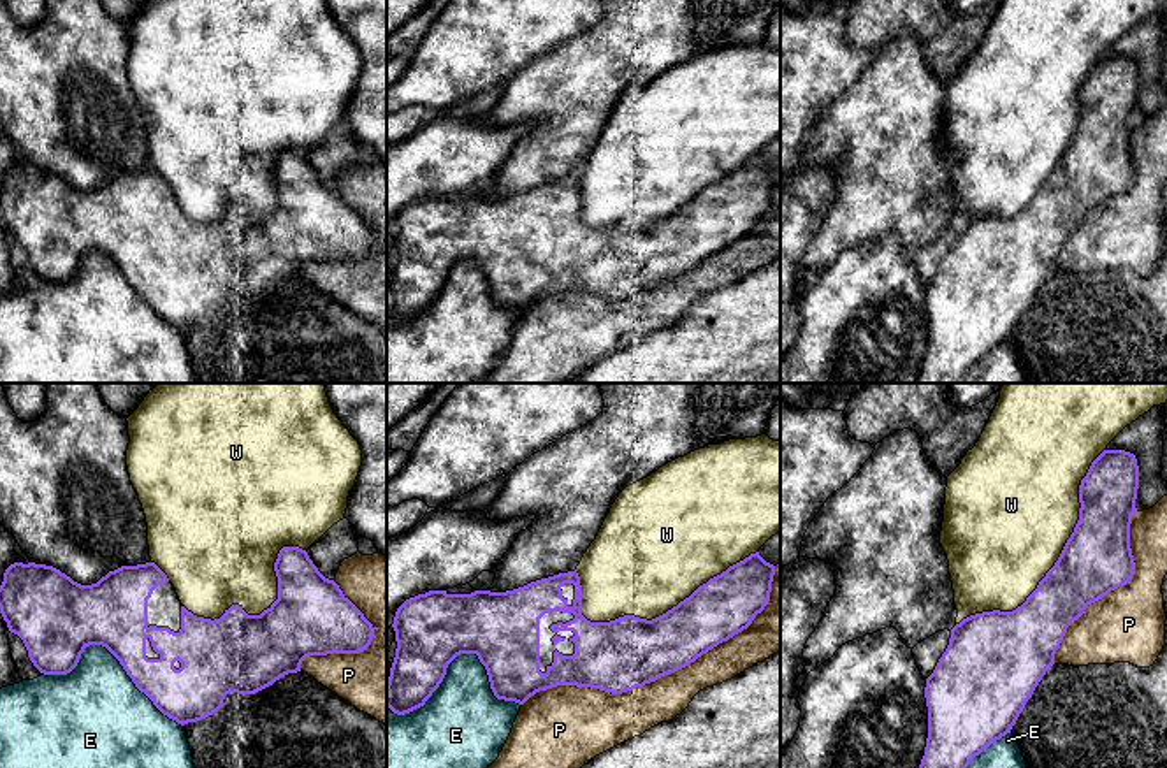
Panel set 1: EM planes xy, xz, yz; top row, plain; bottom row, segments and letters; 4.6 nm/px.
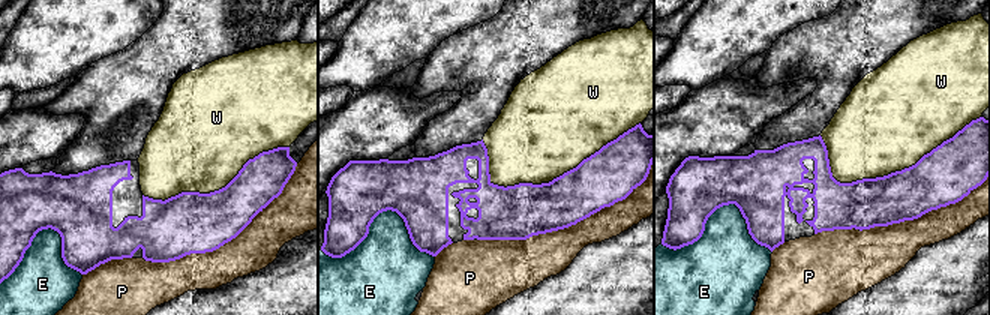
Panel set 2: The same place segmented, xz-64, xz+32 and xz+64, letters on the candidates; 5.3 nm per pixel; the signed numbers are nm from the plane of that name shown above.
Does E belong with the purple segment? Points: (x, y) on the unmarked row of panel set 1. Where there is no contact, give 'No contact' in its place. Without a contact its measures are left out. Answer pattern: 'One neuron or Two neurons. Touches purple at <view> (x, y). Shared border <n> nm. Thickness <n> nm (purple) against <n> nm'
Two neurons. Touches purple at xz (457, 260). Shared border 600 nm. Thickness 340 nm (purple) against 300 nm

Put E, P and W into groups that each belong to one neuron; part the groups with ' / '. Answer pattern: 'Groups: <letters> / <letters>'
Groups: E / P / W

